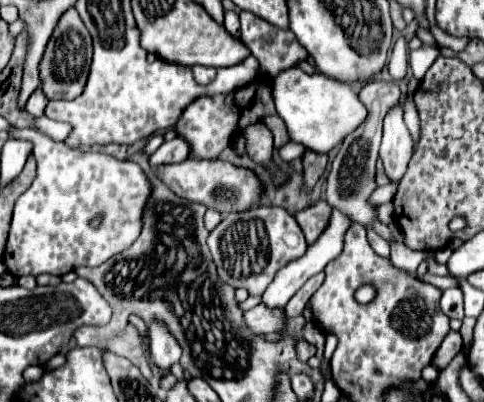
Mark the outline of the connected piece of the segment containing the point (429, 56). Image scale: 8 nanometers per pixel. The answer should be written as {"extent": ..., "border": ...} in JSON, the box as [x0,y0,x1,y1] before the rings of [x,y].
{"extent":[410,44,440,82],"border":[[[426,44],[420,50],[410,52],[410,68],[412,68],[412,74],[418,82],[422,82],[426,70],[432,66],[432,62],[438,58],[438,54],[440,54],[438,48],[432,48]]]}

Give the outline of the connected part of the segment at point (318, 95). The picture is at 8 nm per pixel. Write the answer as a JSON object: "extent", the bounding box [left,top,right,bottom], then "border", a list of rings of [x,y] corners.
{"extent":[268,68,366,152],"border":[[[288,68],[274,76],[268,84],[272,88],[276,112],[288,128],[290,142],[304,144],[314,152],[332,150],[366,118],[366,108],[358,100],[356,90],[350,84],[330,80],[320,72],[306,74],[300,68]]]}

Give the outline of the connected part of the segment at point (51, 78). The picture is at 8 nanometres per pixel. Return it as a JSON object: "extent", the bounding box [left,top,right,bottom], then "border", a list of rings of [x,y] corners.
{"extent":[40,8,92,100],"border":[[[68,8],[60,16],[60,20],[48,40],[44,56],[40,60],[40,82],[42,82],[40,88],[42,88],[44,96],[48,100],[74,100],[78,94],[84,92],[90,62],[92,62],[92,38],[88,34],[84,22],[80,20],[78,12],[74,8]]]}

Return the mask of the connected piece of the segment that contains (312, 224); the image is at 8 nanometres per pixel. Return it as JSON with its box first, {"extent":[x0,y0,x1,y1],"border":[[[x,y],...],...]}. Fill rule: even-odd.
{"extent":[294,200,330,244],"border":[[[320,200],[312,208],[296,212],[294,218],[302,228],[302,232],[306,236],[306,242],[312,244],[316,240],[316,236],[322,234],[322,228],[326,228],[326,220],[330,218],[330,206],[328,206],[328,202]]]}

